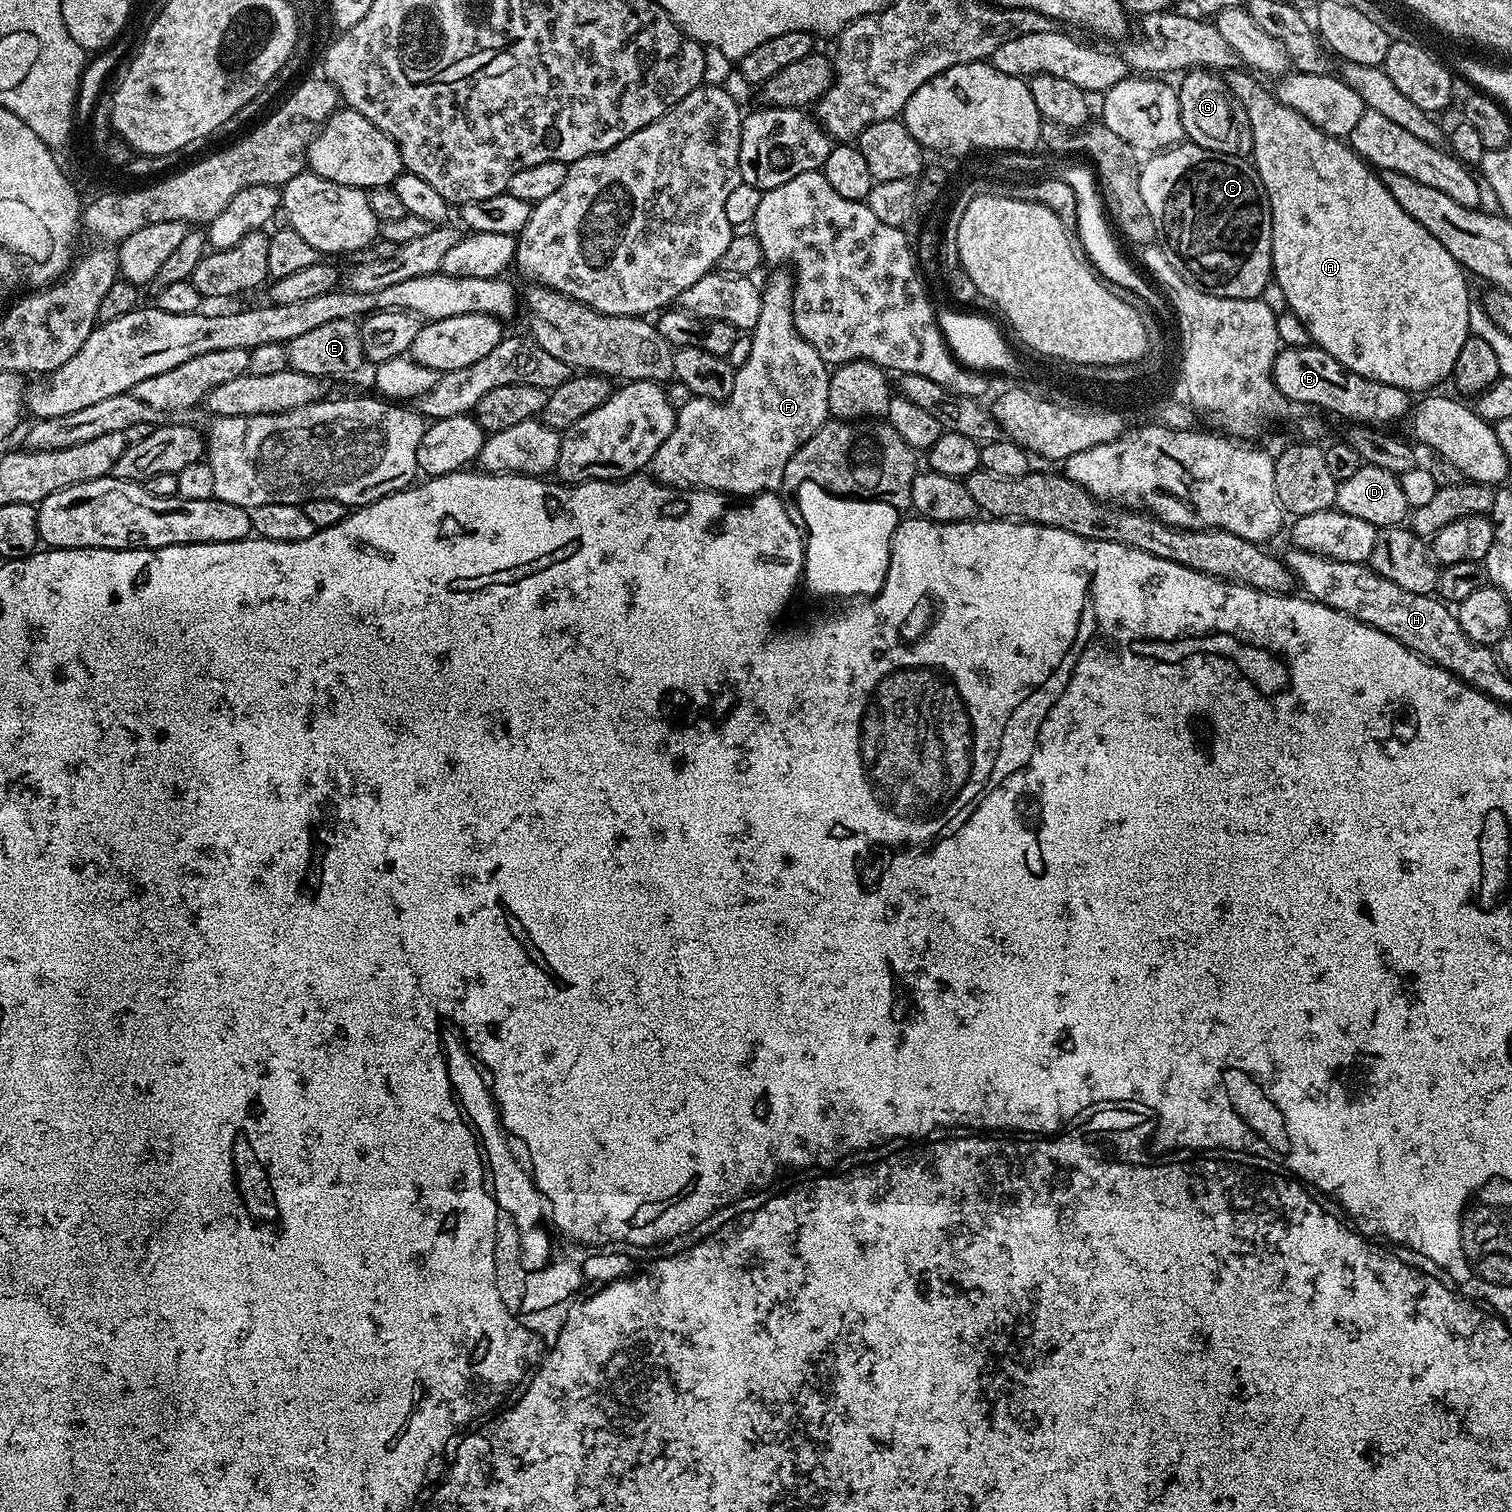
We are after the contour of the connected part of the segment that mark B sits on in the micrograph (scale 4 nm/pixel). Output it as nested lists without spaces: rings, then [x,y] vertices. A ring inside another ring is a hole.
[[[1281,347],[1276,354],[1272,367],[1272,381],[1276,389],[1284,395],[1285,401],[1296,404],[1321,404],[1328,412],[1337,412],[1340,416],[1349,416],[1360,426],[1381,426],[1391,420],[1400,420],[1409,415],[1409,393],[1402,388],[1395,388],[1377,380],[1366,378],[1362,374],[1354,374],[1342,362],[1338,362],[1330,354],[1320,348]]]

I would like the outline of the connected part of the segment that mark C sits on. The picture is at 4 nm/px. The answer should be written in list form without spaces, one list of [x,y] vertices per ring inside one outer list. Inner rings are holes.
[[[1181,142],[1173,144],[1170,148],[1165,148],[1155,154],[1149,155],[1148,160],[1139,165],[1140,190],[1142,199],[1150,210],[1150,217],[1154,220],[1154,230],[1156,231],[1156,240],[1166,254],[1170,266],[1178,270],[1178,274],[1187,284],[1194,284],[1198,288],[1204,289],[1212,296],[1221,296],[1222,298],[1238,298],[1239,300],[1254,300],[1265,295],[1264,287],[1270,284],[1273,279],[1272,274],[1272,211],[1266,190],[1262,186],[1260,176],[1255,167],[1245,157],[1227,156],[1221,152],[1211,152],[1202,146],[1191,142]]]

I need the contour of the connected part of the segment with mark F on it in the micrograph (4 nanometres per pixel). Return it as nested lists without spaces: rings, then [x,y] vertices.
[[[784,266],[773,267],[771,271],[772,273],[768,276],[768,285],[763,285],[760,293],[758,322],[750,332],[752,338],[750,358],[746,358],[744,365],[735,369],[736,377],[734,378],[733,393],[721,401],[707,400],[698,396],[693,396],[691,400],[683,401],[676,413],[676,425],[670,434],[670,438],[666,438],[666,442],[662,442],[662,446],[658,446],[658,450],[654,454],[650,465],[651,475],[659,480],[660,483],[667,484],[670,488],[709,488],[712,492],[723,492],[732,498],[751,498],[757,496],[759,492],[776,492],[784,483],[786,462],[790,462],[793,454],[830,418],[828,411],[828,377],[830,368],[818,354],[818,350],[814,350],[814,346],[810,346],[810,342],[803,340],[796,332],[794,318],[792,317],[793,273]]]

